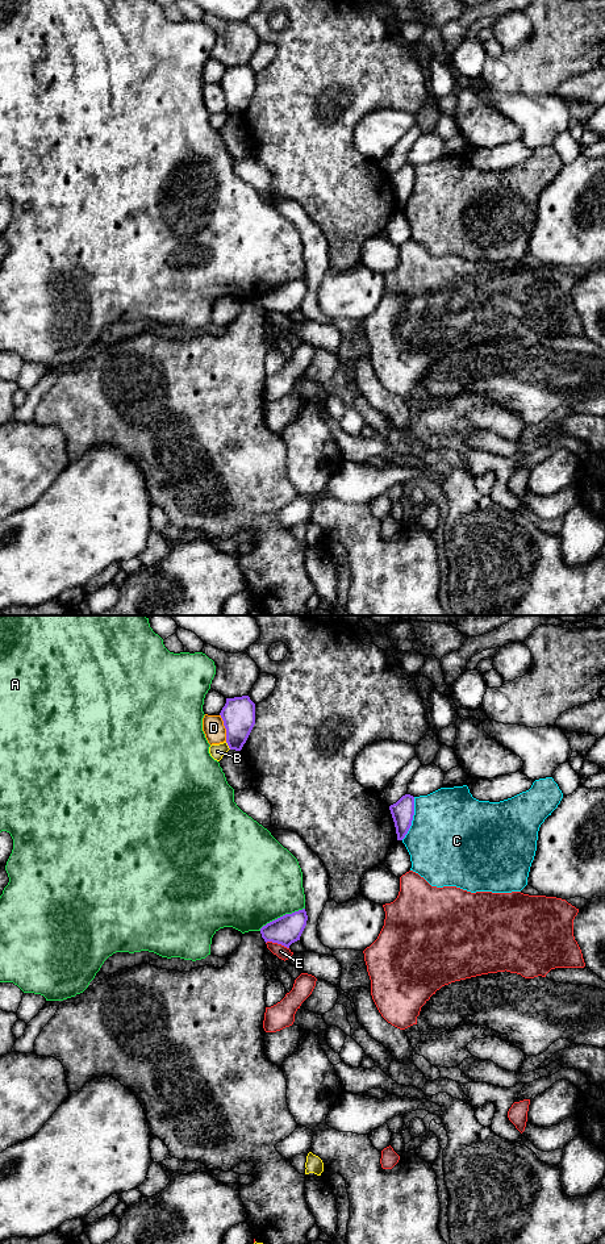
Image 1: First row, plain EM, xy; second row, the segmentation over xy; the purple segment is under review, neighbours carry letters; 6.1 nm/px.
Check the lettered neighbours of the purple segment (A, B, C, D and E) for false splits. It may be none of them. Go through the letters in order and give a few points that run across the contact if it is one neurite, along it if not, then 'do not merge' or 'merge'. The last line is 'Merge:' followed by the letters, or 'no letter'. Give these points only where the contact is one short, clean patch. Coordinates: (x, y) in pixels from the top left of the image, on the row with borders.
A: do not merge
B: do not merge
C: do not merge
D: do not merge
E: line xy (266, 942), (276, 942), (288, 948); do not merge
Merge: no letter

